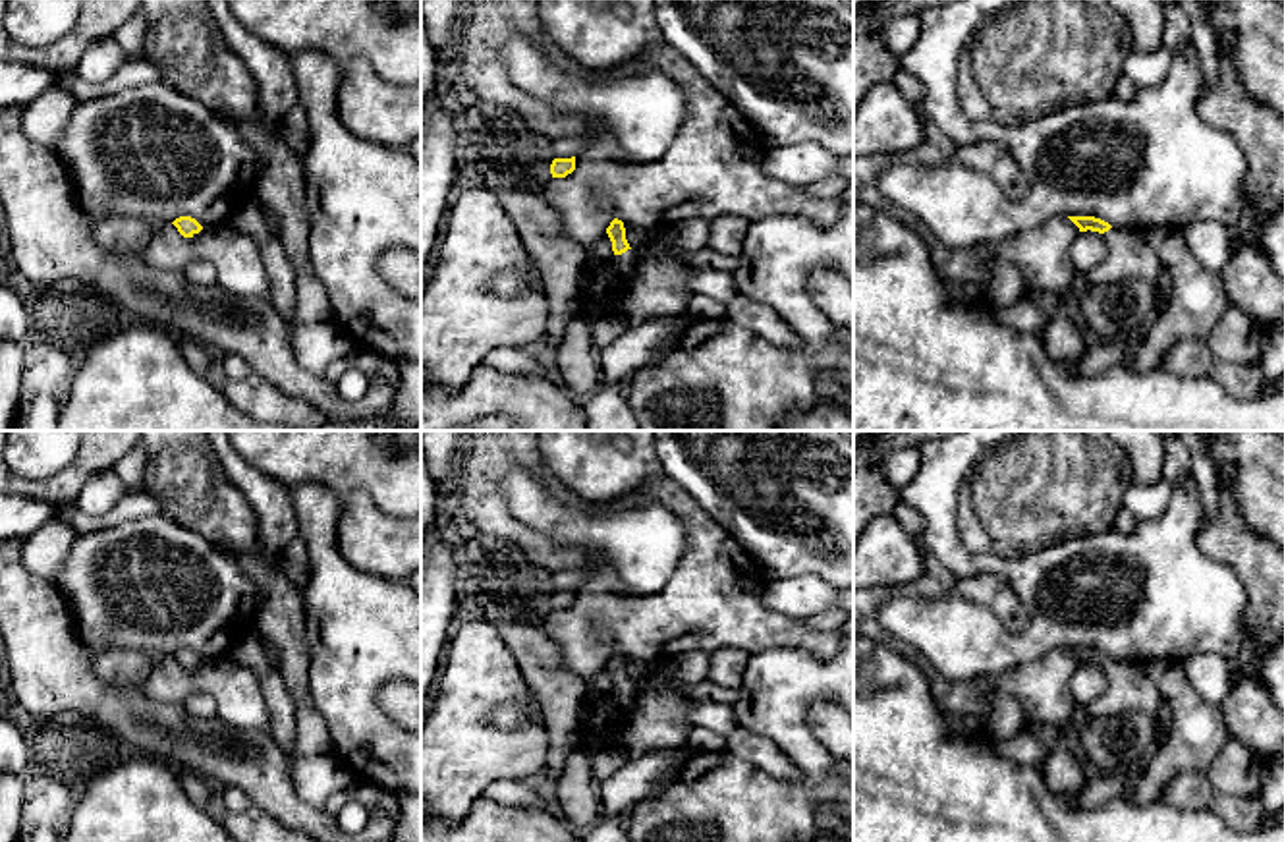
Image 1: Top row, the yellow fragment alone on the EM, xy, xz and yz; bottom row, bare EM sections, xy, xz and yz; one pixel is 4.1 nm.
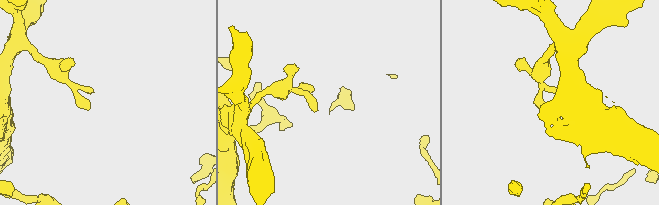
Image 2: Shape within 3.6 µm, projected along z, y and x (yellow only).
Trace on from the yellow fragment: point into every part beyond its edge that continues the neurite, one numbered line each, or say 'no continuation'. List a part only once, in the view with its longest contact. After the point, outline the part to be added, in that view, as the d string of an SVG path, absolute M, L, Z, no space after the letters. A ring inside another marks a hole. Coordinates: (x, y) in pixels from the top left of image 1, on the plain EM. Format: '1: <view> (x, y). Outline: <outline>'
1: xz (628, 694). Outline: M628 682L626 686L614 688L612 691L622 701L622 718L626 720L635 709L639 689L633 682Z

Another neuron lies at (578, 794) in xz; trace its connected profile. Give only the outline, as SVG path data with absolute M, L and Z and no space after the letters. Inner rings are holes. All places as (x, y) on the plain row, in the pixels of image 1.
M572 751L556 784L556 801L566 819L575 825L599 825L604 817L599 784L591 774L589 757Z

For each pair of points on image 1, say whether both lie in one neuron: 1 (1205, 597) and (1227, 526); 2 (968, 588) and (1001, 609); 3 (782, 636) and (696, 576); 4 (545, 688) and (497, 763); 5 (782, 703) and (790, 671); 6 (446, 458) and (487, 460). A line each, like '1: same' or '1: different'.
1: different
2: same
3: same
4: different
5: same
6: different

